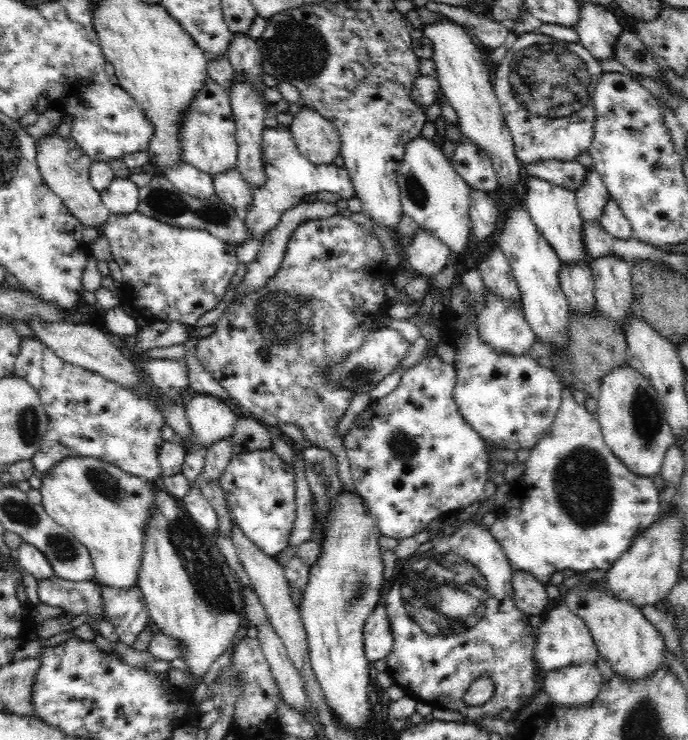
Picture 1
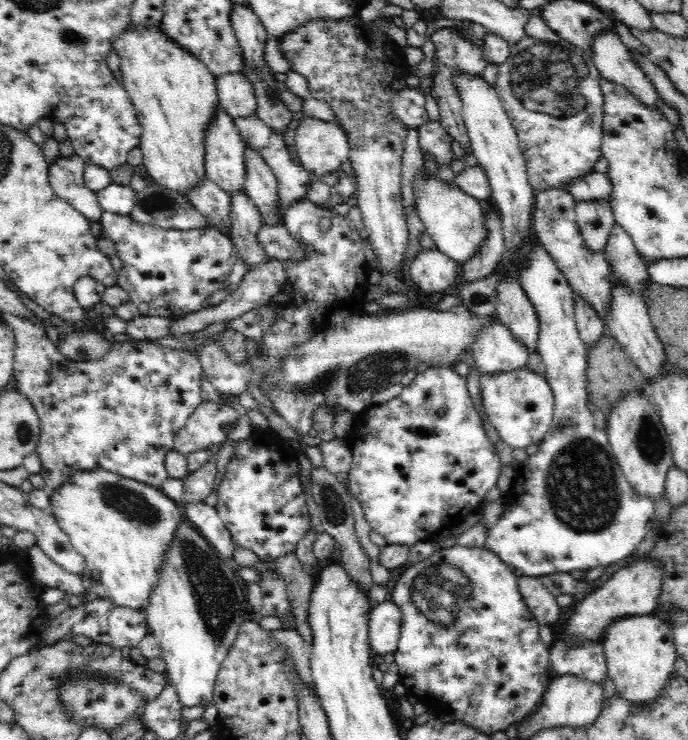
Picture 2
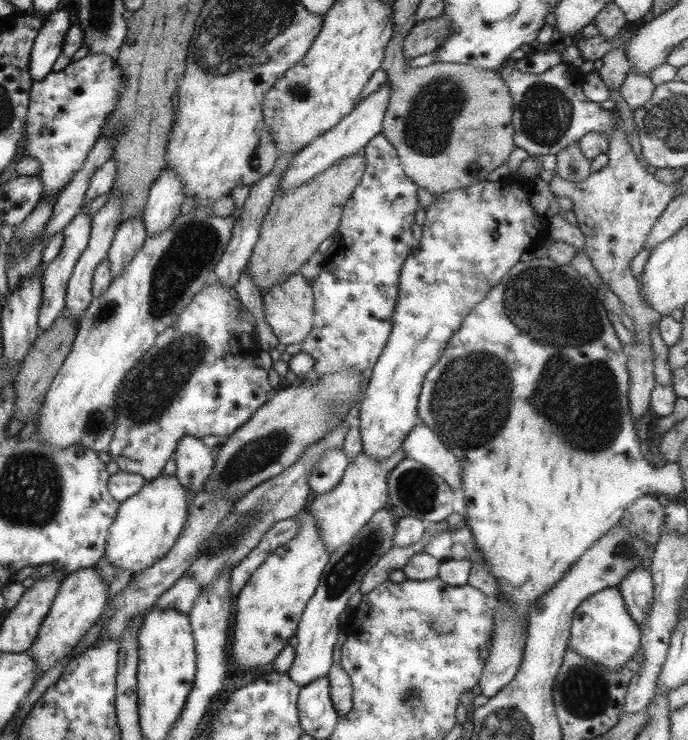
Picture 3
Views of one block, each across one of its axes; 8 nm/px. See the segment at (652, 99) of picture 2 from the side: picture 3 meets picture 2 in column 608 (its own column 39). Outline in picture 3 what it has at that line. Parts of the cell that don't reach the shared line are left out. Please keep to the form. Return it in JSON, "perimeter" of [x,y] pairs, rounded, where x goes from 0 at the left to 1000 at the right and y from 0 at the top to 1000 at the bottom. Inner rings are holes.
{"perimeter":[[[96,12],[76,16],[64,28],[52,47],[44,80],[44,101],[52,111],[77,97],[81,80],[90,73],[93,50],[105,35]]]}

